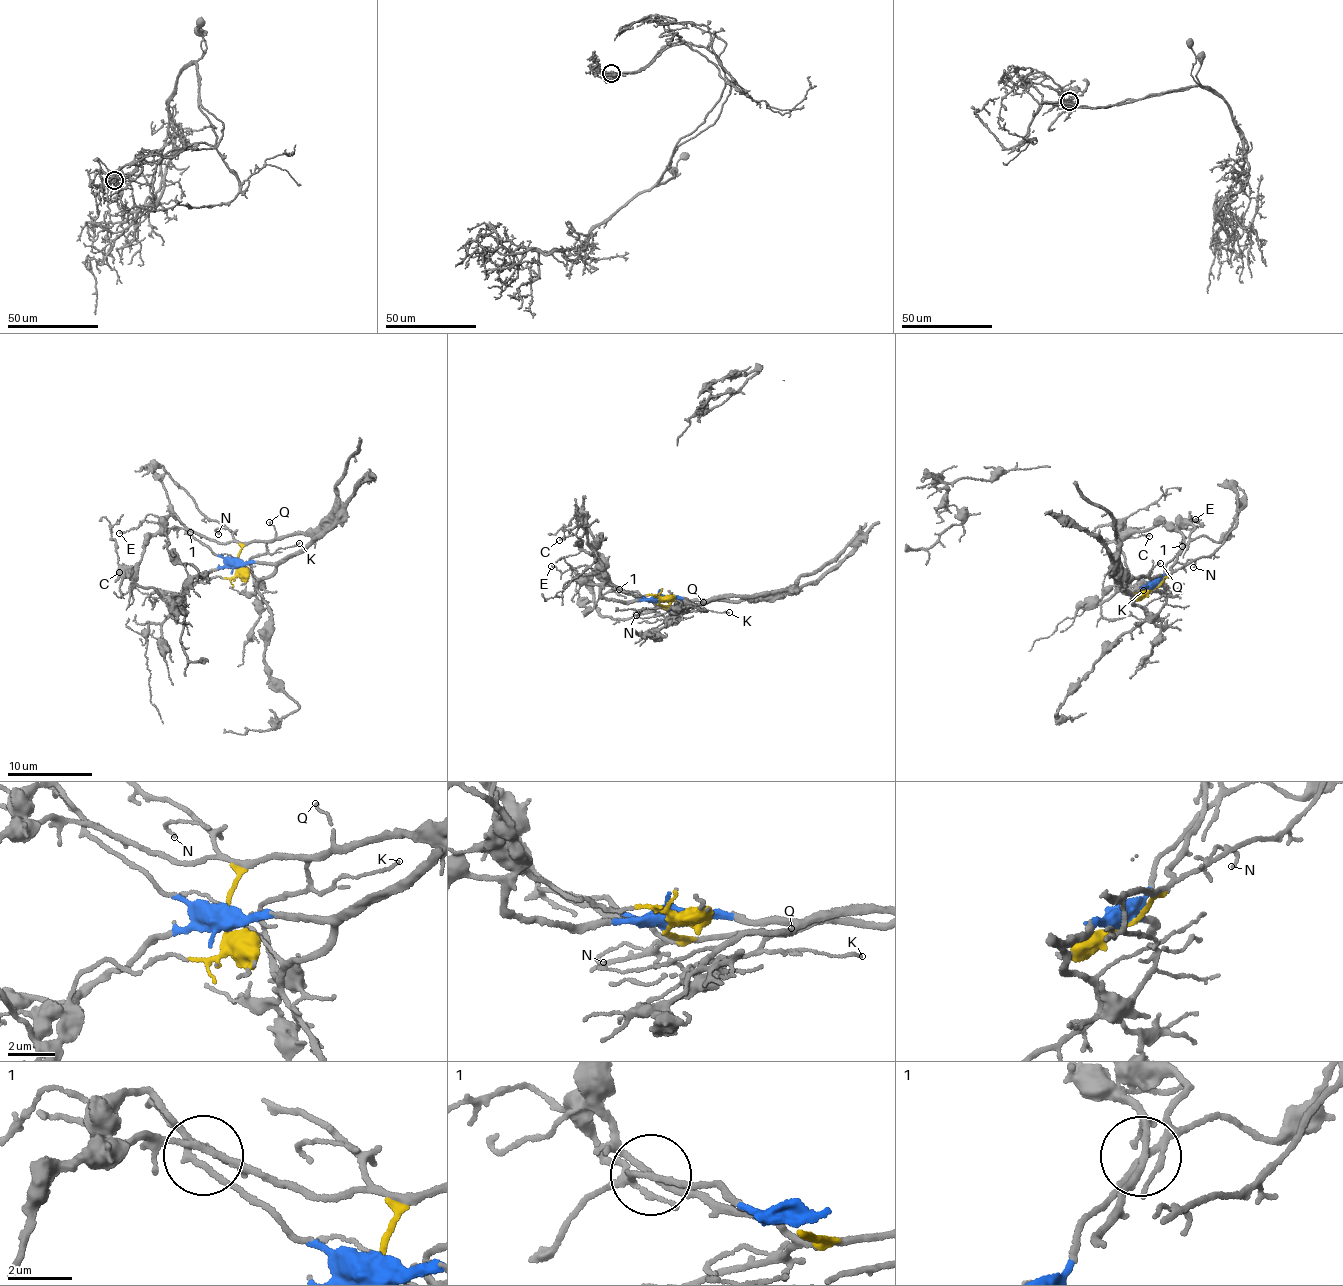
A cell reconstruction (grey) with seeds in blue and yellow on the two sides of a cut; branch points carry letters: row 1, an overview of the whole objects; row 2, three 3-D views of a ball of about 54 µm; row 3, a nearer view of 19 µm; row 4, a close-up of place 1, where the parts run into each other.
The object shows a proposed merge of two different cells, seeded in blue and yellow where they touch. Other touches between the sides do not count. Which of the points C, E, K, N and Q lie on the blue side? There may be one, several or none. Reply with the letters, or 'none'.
E

